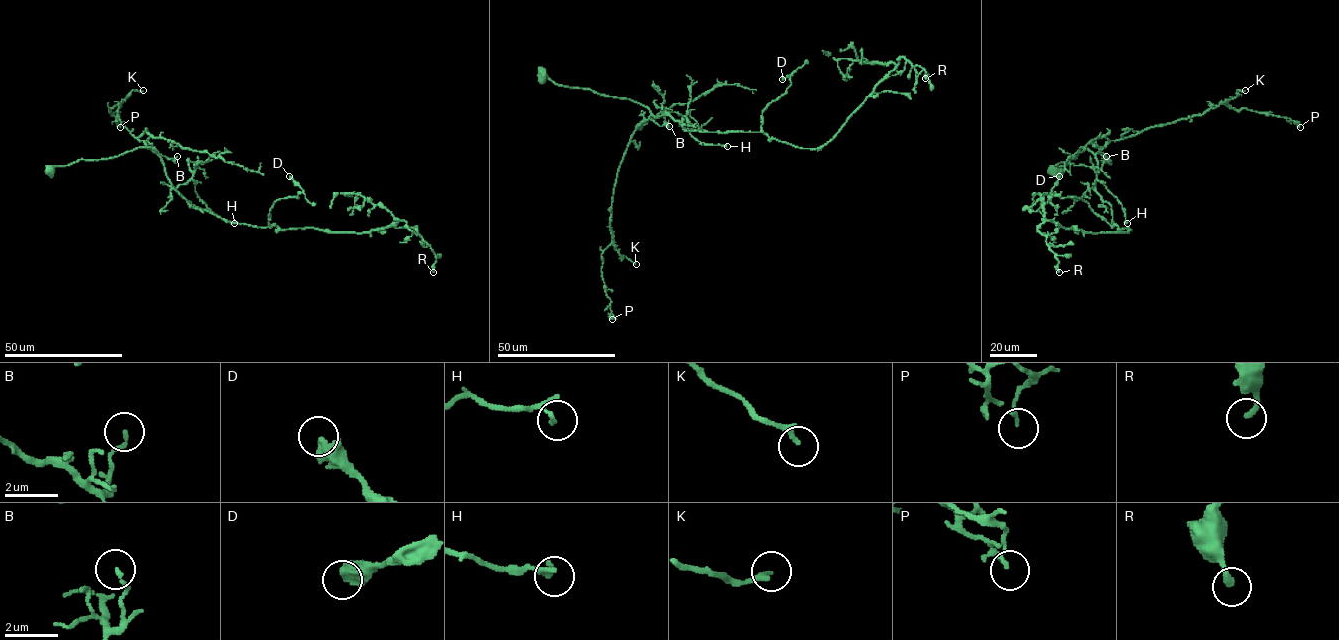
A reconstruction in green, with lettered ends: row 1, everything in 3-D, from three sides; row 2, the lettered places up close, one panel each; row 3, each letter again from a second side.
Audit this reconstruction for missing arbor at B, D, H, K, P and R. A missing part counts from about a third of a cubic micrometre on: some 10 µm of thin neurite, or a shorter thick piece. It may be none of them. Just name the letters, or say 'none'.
none

